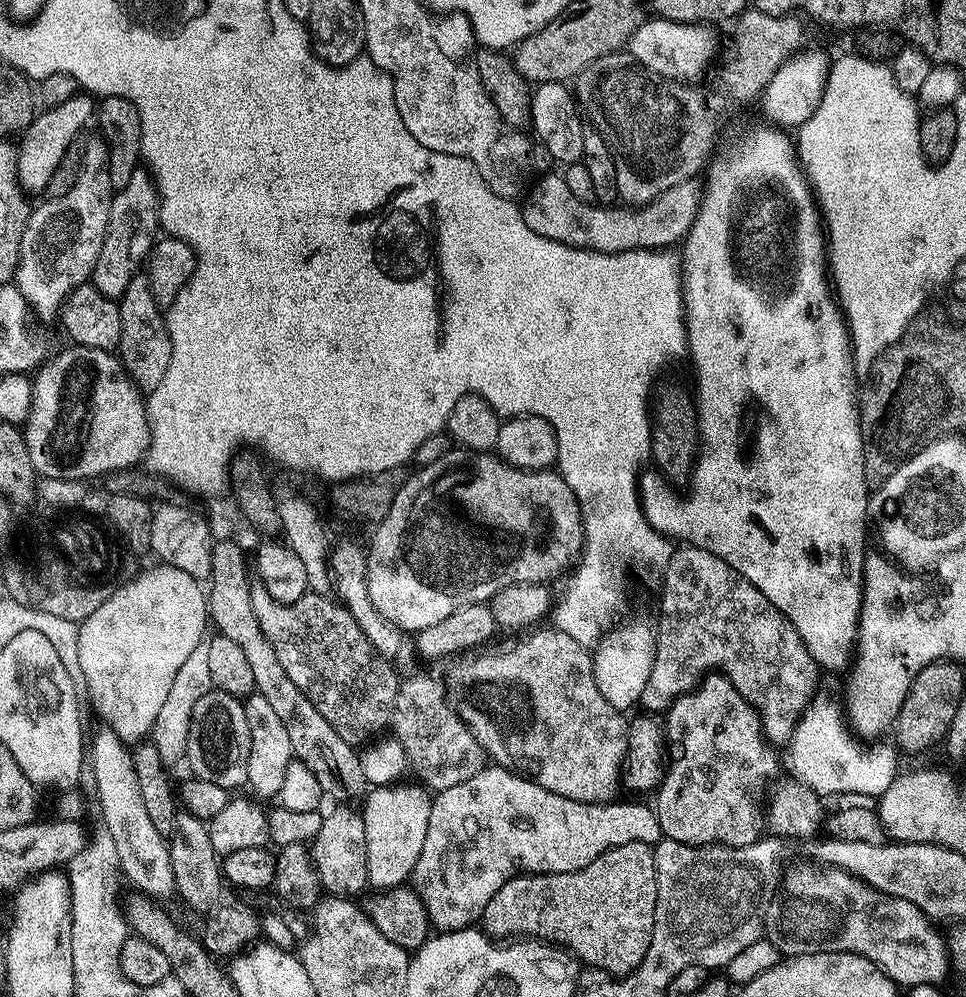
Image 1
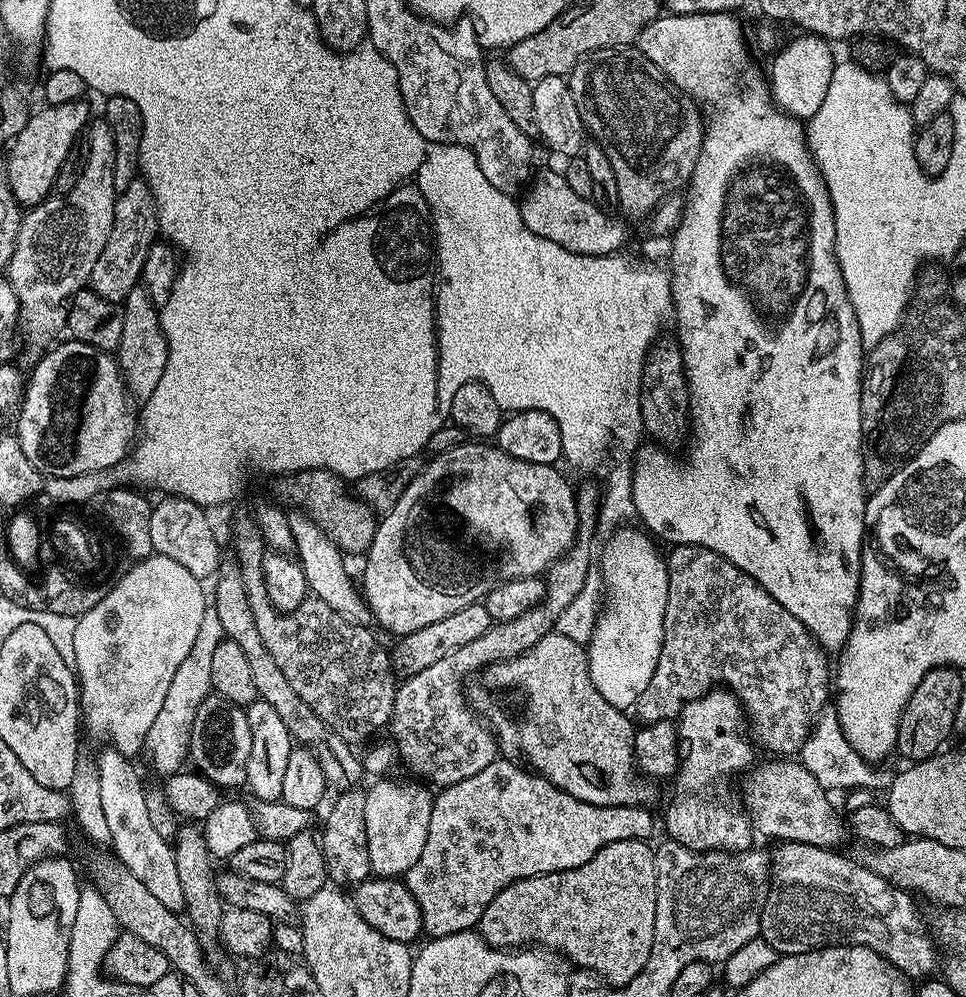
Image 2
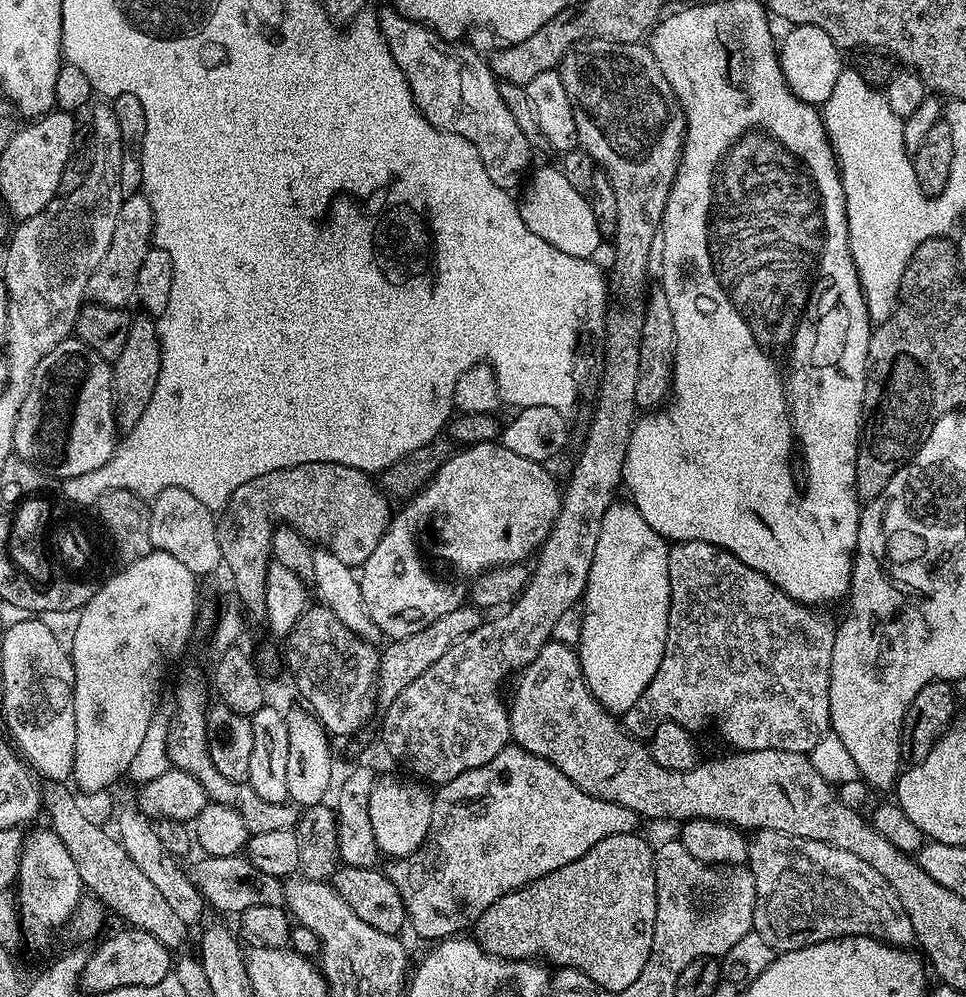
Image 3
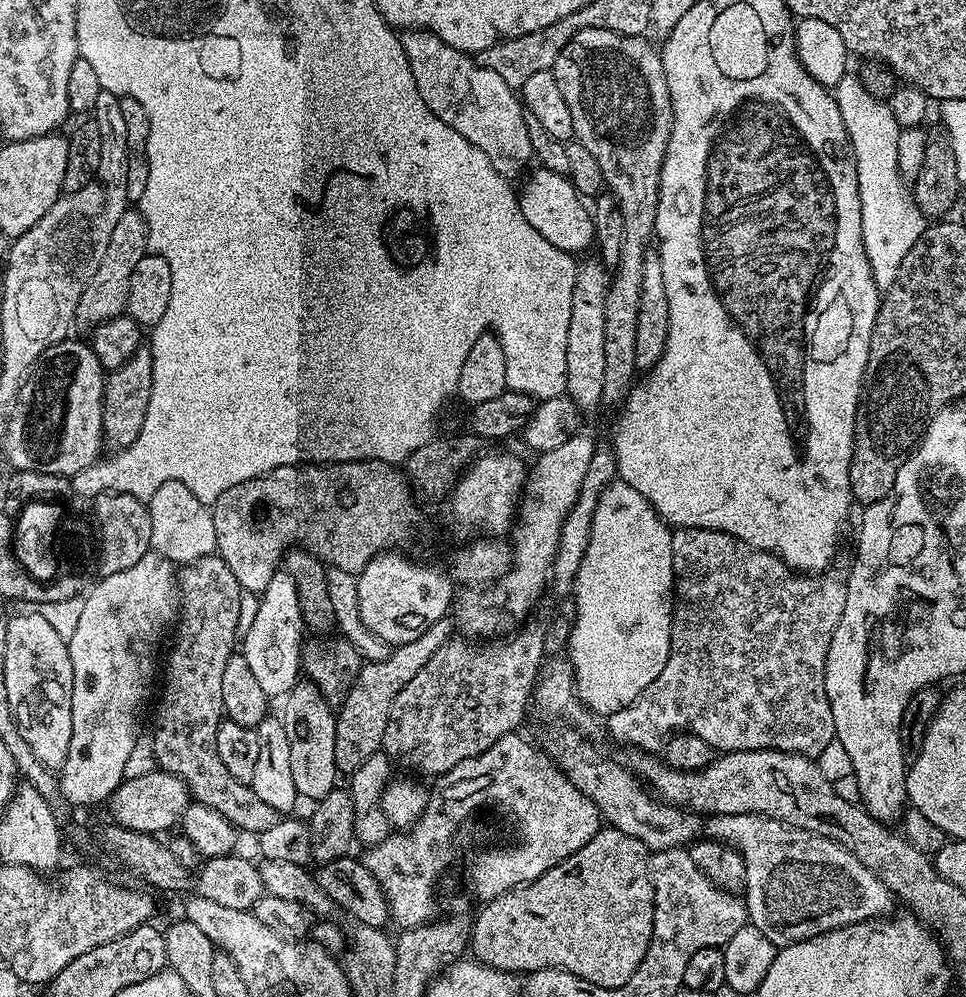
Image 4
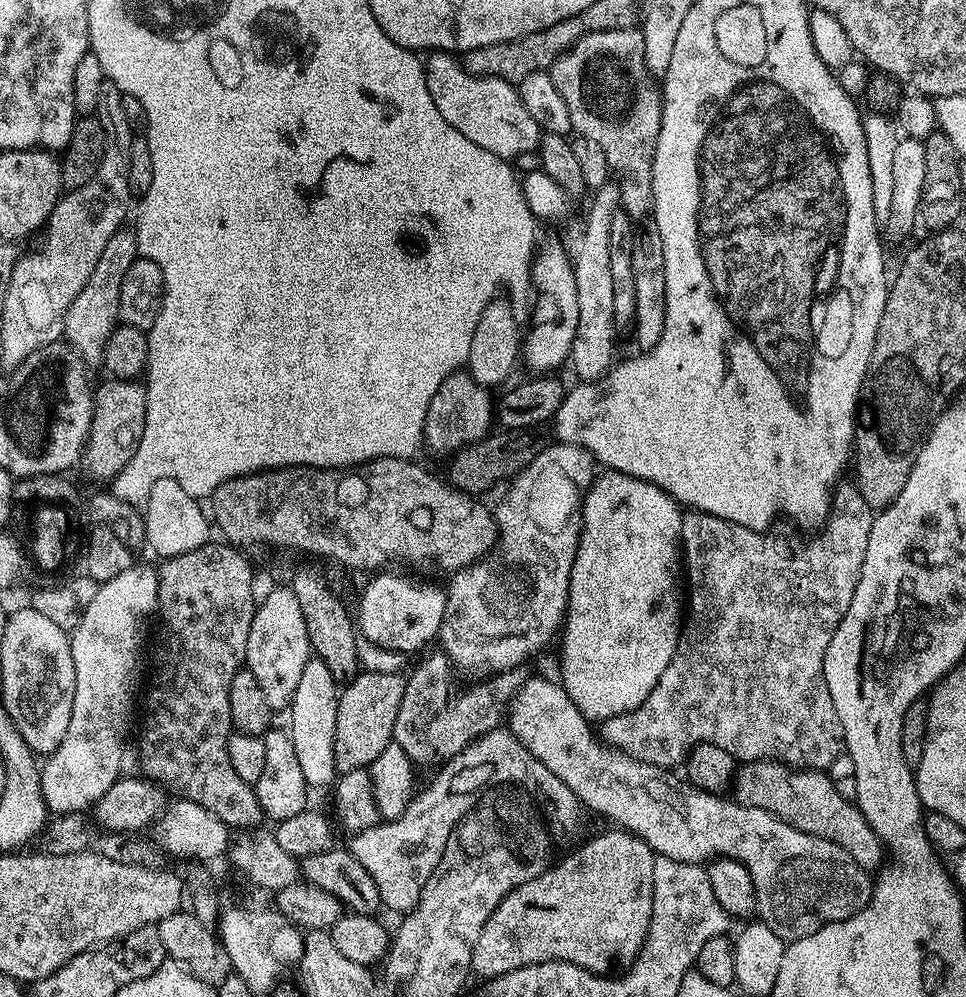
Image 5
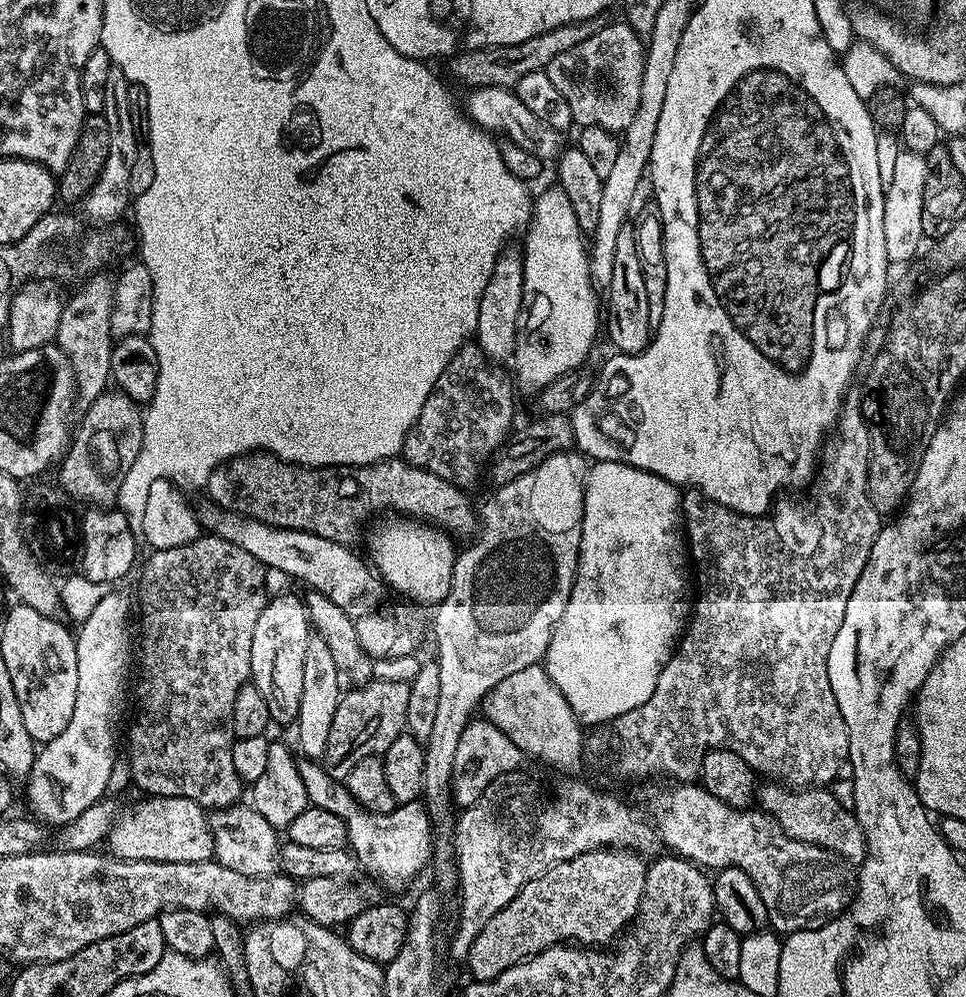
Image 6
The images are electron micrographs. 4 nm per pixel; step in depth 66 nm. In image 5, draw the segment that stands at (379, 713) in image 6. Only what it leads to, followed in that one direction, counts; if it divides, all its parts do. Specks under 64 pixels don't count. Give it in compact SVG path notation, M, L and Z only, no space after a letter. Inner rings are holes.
M361 671L360 675L353 678L349 684L343 685L339 693L338 722L334 726L334 762L337 773L367 769L386 750L386 746L393 743L392 731L394 730L394 718L398 718L398 706L402 706L402 694L404 693L405 677L400 672L394 673L370 673Z

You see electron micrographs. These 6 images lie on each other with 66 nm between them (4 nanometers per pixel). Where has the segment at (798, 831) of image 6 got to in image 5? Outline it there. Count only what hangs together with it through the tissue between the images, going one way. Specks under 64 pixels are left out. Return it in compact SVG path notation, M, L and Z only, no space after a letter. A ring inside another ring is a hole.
M750 760L741 763L734 777L734 799L742 806L754 806L758 810L766 810L790 826L802 830L806 834L814 834L818 838L826 838L838 846L842 846L852 855L854 862L862 866L869 874L875 873L885 863L886 849L874 830L870 830L870 822L860 815L860 808L851 799L848 800L839 792L837 781L820 770L807 768L789 768L777 760Z

